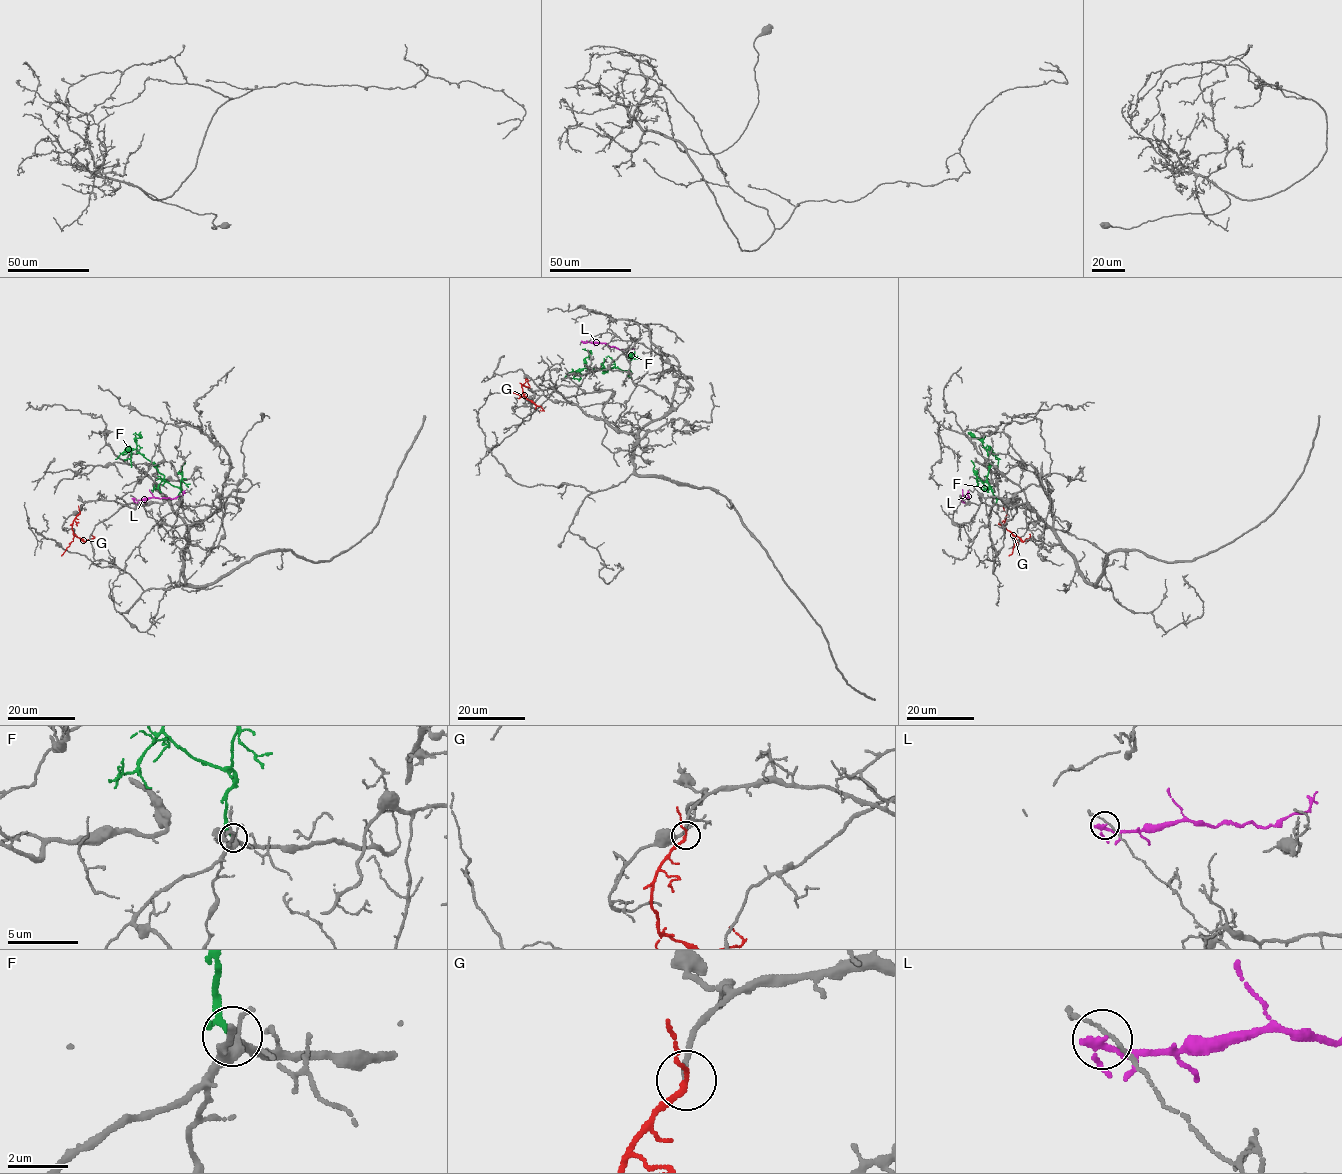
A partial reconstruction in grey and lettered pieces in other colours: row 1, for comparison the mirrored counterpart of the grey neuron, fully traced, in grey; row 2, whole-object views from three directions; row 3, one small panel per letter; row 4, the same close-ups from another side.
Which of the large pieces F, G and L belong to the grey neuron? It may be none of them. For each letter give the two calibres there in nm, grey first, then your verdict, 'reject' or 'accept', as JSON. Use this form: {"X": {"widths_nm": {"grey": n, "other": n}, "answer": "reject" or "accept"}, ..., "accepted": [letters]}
{"F": {"widths_nm": {"grey": 240, "other": 150}, "answer": "reject"}, "G": {"widths_nm": {"grey": 180, "other": 150}, "answer": "accept"}, "L": {"widths_nm": {"grey": 90, "other": 240}, "answer": "reject"}, "accepted": ["G"]}

